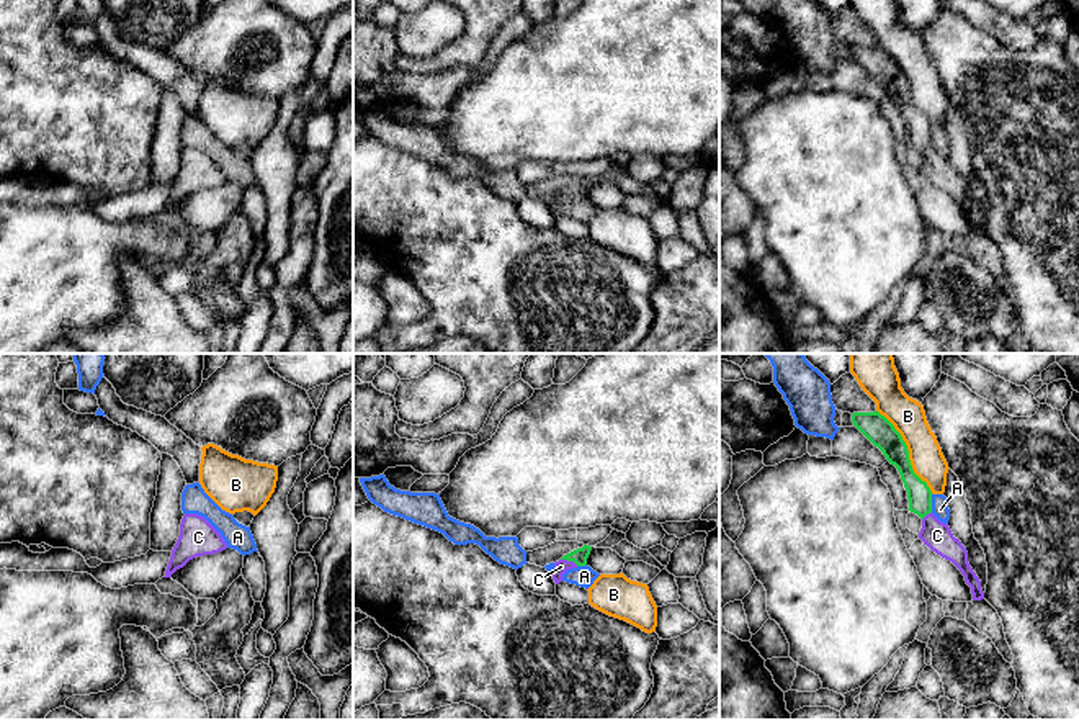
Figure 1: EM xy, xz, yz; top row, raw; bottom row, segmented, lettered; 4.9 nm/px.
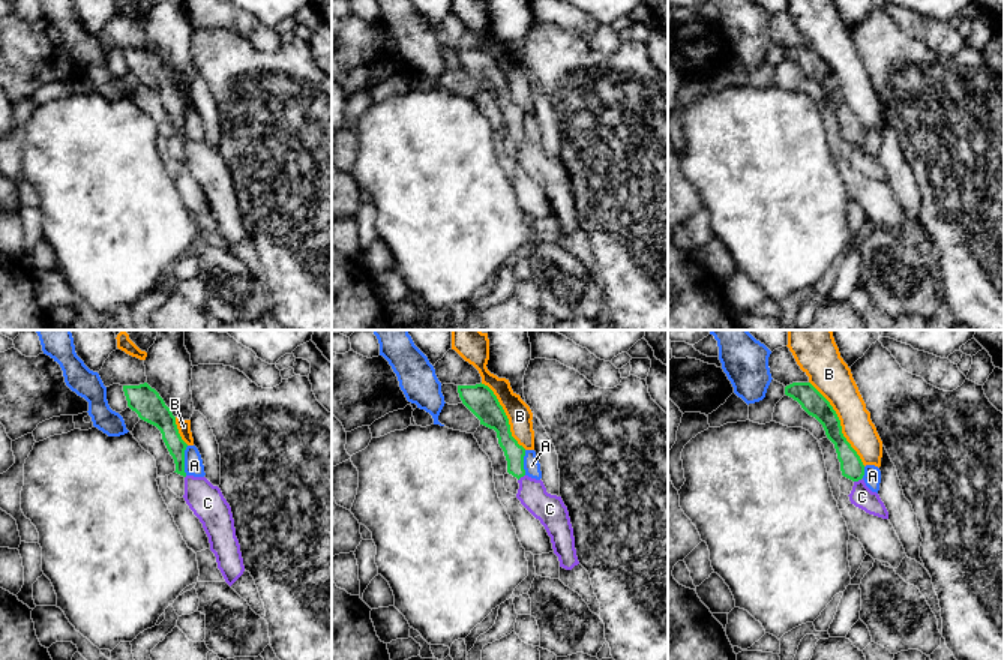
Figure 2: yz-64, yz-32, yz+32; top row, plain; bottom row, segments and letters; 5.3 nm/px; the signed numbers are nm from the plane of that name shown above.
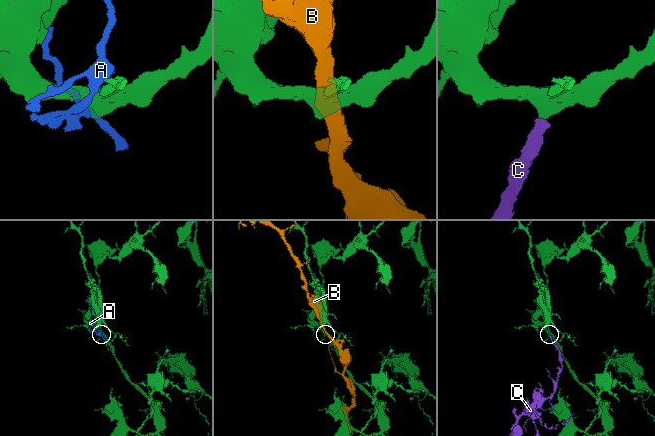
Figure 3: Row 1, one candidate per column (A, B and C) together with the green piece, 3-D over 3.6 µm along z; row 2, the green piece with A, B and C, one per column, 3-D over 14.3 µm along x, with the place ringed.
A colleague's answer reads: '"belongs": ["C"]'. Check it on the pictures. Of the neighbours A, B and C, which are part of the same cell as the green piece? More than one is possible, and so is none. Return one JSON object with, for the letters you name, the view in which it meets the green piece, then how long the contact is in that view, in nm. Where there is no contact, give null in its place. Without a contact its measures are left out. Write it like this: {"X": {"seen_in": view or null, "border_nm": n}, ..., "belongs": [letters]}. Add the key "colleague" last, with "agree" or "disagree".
{"C": {"seen_in": "xz", "border_nm": 90}, "belongs": ["C"], "colleague": "agree"}

